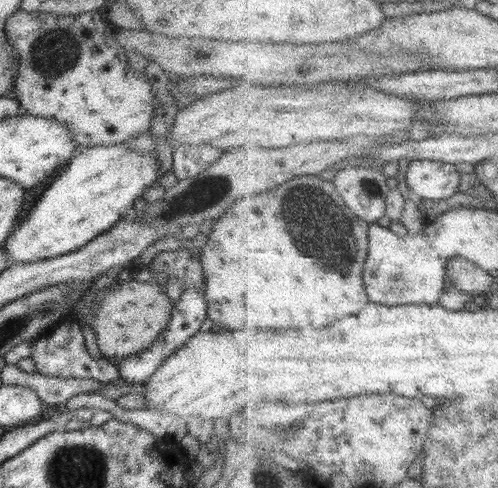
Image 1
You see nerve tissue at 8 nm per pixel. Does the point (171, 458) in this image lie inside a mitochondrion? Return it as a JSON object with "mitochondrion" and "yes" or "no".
{"mitochondrion":"no"}

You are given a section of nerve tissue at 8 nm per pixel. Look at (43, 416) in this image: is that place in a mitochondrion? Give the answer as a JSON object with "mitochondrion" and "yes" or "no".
{"mitochondrion":"no"}

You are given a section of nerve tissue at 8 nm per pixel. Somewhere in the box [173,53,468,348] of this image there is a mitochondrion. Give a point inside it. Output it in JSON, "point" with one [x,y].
{"point":[327,239]}

